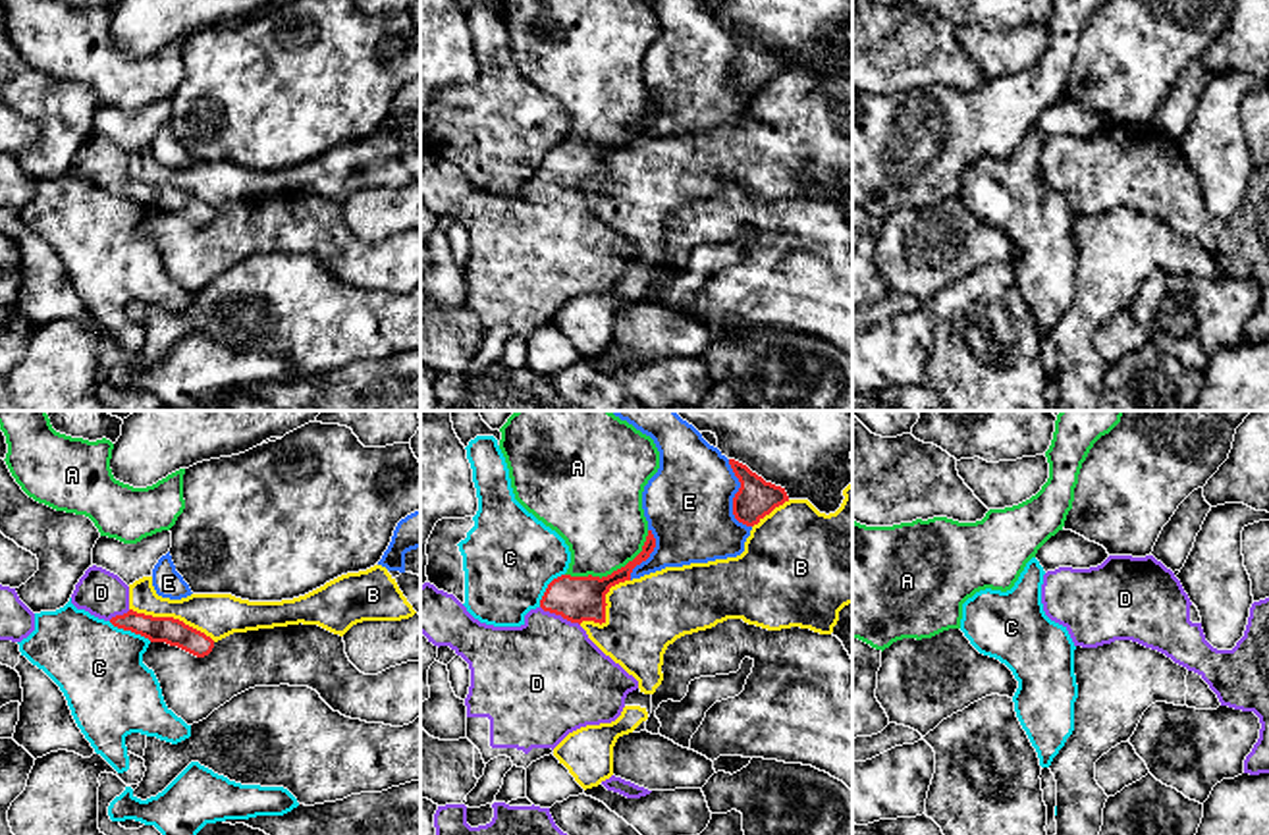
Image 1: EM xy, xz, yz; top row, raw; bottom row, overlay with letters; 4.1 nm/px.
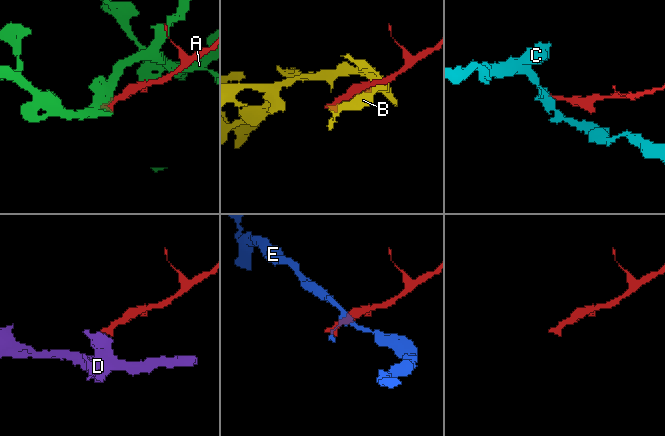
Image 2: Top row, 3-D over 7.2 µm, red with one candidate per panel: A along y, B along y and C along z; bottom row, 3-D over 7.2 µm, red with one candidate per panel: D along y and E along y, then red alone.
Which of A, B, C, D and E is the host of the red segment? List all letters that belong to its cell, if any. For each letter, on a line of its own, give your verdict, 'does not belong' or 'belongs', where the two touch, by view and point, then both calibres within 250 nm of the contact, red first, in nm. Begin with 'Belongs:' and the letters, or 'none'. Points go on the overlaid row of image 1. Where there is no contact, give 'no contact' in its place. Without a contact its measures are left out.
Belongs: D
A: does not belong; contact xz (614, 571); calibres 190 and 360 nm
B: does not belong; contact xy (172, 618); calibres 110 and 190 nm
C: does not belong; contact xy (130, 629); calibres 110 and 360 nm
D: belongs; contact xz (560, 614); calibres 190 and 440 nm
E: does not belong; contact xz (735, 496); calibres 160 and 360 nm

